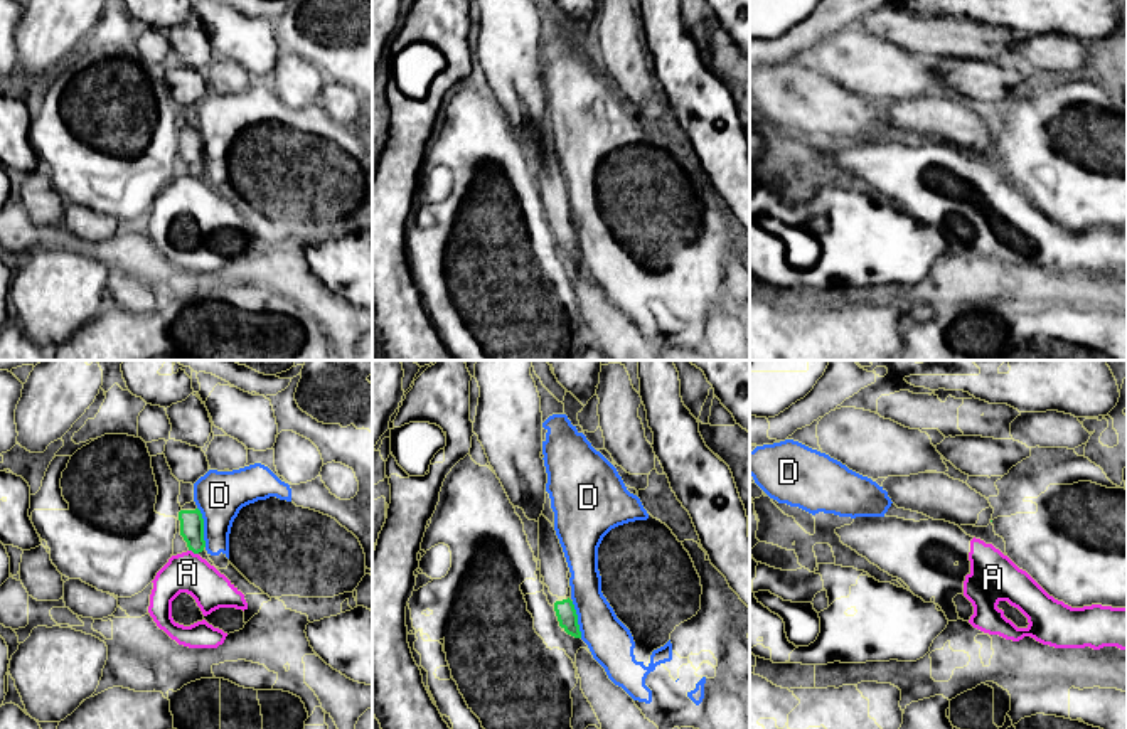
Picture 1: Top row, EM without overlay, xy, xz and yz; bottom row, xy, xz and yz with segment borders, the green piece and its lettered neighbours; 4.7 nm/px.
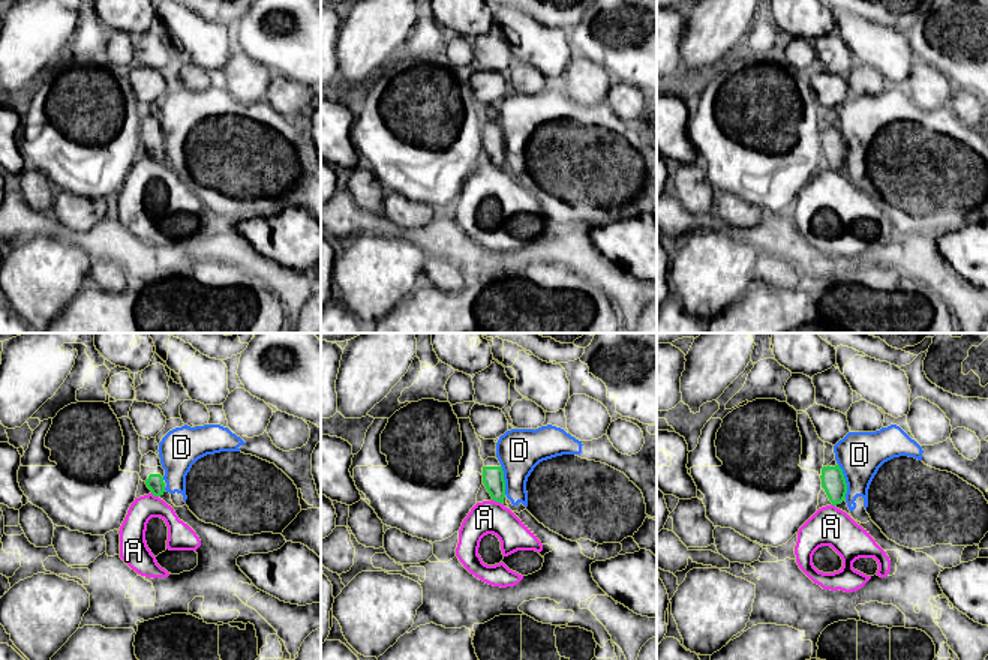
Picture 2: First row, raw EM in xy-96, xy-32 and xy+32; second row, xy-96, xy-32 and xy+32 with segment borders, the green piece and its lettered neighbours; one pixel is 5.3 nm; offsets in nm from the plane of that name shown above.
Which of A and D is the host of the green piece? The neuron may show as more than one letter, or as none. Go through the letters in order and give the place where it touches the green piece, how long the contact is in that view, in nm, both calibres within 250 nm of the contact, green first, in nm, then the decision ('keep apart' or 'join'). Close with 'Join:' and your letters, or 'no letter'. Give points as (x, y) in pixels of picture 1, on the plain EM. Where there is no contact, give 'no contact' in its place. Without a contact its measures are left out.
A: xy (194, 175) | 50 nm | 110/190 nm | keep apart
D: xy (202, 150) | 200 nm | 110/240 nm | keep apart
Join: no letter

